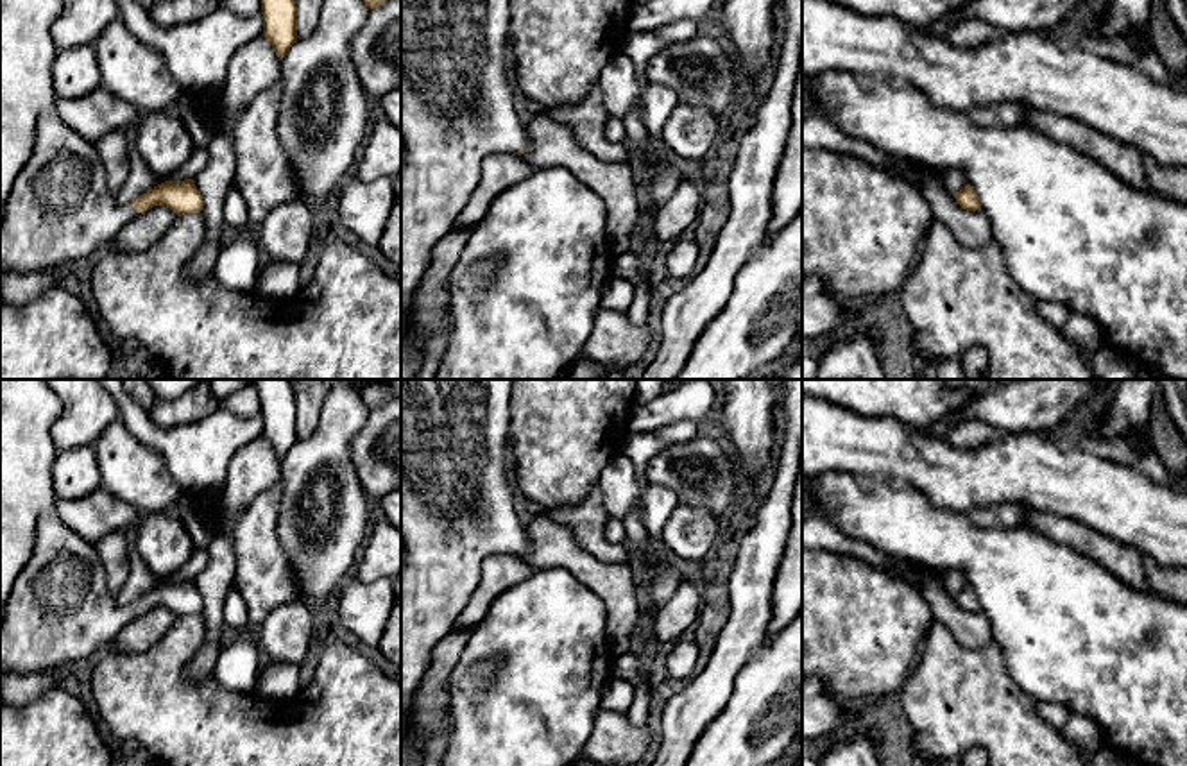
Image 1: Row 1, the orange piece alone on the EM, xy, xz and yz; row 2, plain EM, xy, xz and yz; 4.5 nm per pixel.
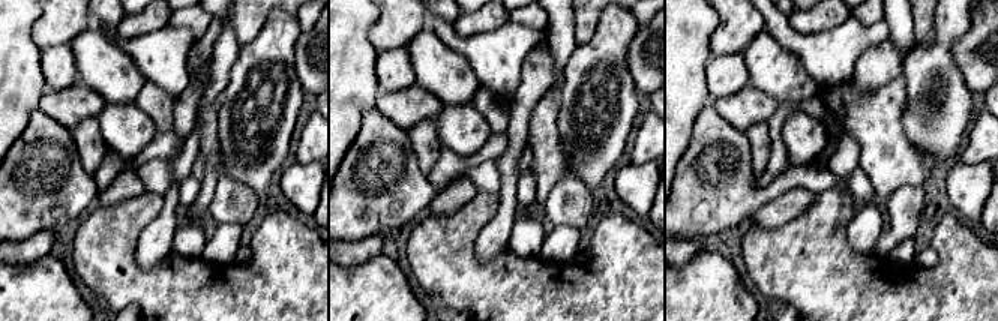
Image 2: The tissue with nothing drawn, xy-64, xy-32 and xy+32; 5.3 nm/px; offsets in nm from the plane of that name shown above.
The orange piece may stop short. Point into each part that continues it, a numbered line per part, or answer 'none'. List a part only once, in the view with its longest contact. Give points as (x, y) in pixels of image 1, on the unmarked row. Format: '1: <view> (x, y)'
1: xy (59, 611)

